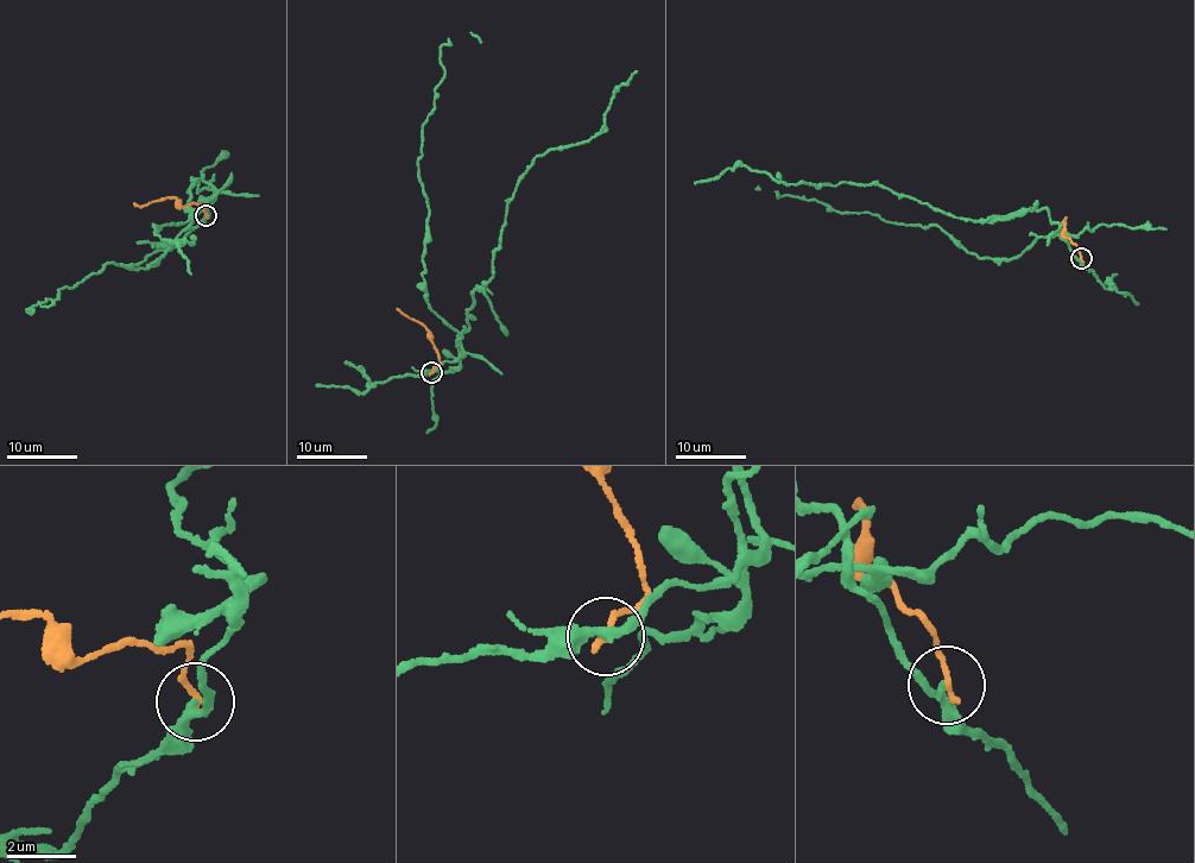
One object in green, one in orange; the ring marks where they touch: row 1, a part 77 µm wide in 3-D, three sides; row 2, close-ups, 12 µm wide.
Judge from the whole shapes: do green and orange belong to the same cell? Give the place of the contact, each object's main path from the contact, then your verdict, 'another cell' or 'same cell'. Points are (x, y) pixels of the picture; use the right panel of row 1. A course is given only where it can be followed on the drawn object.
at (1081, 258); green runs (1081, 259), (1072, 252), (1045, 207), (974, 221), (873, 183), (797, 184), (744, 165), (694, 184); orange runs (1081, 259), (1075, 245), (1064, 237), (1064, 216); another cell

